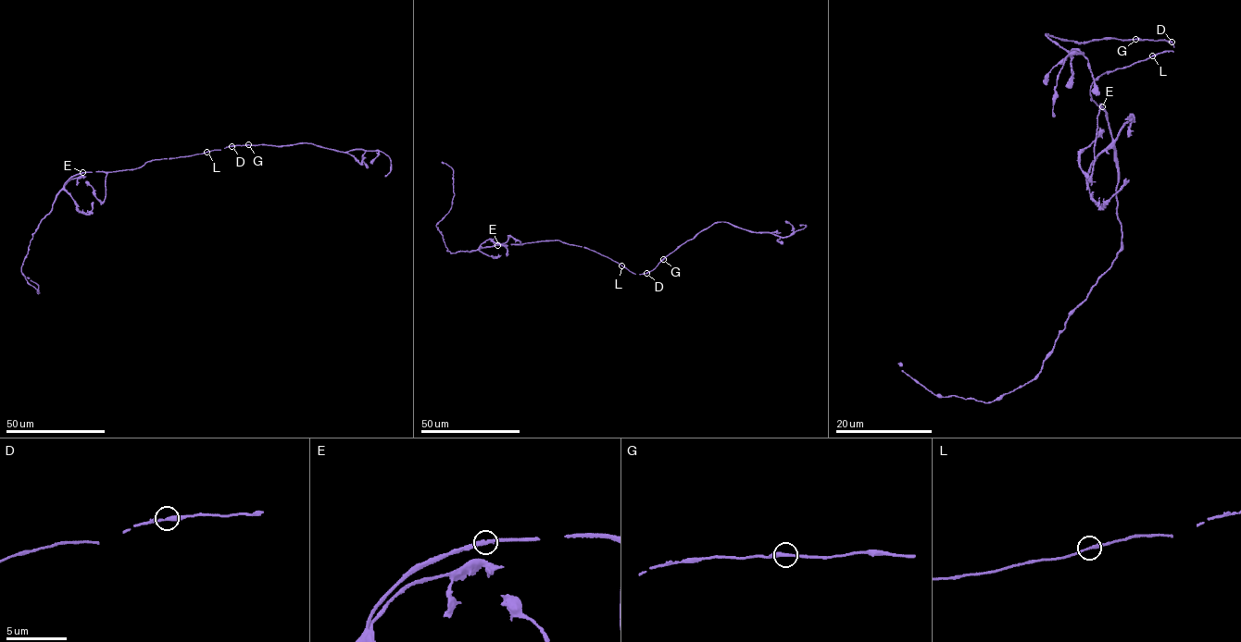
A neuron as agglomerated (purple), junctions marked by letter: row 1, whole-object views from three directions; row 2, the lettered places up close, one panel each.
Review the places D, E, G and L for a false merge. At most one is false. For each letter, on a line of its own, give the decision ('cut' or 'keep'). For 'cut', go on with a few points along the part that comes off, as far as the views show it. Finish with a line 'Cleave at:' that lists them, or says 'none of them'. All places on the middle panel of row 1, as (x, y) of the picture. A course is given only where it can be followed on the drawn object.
D: keep
E: keep
G: keep
L: keep
Cleave at: none of them

